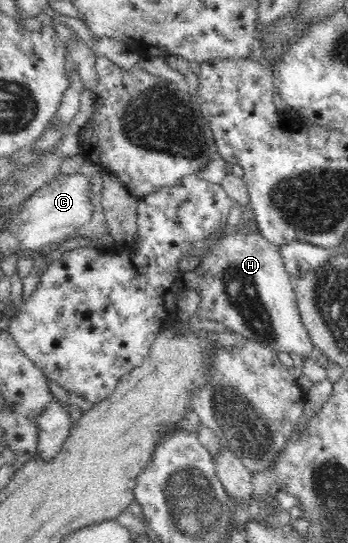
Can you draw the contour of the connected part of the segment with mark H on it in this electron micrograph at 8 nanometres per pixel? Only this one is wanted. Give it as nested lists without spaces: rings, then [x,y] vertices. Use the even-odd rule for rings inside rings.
[[[239,223],[236,232],[216,241],[204,251],[196,252],[200,264],[196,268],[201,296],[198,317],[213,319],[229,327],[239,340],[257,341],[276,352],[313,357],[320,367],[328,369],[331,361],[310,340],[302,323],[294,288],[294,278],[286,271],[279,247],[266,241],[254,225]]]

